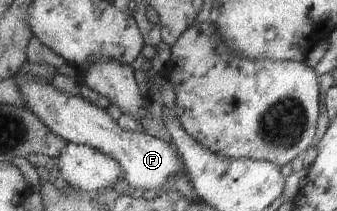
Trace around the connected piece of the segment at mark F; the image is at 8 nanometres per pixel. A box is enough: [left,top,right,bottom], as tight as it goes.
[16,74,183,193]

